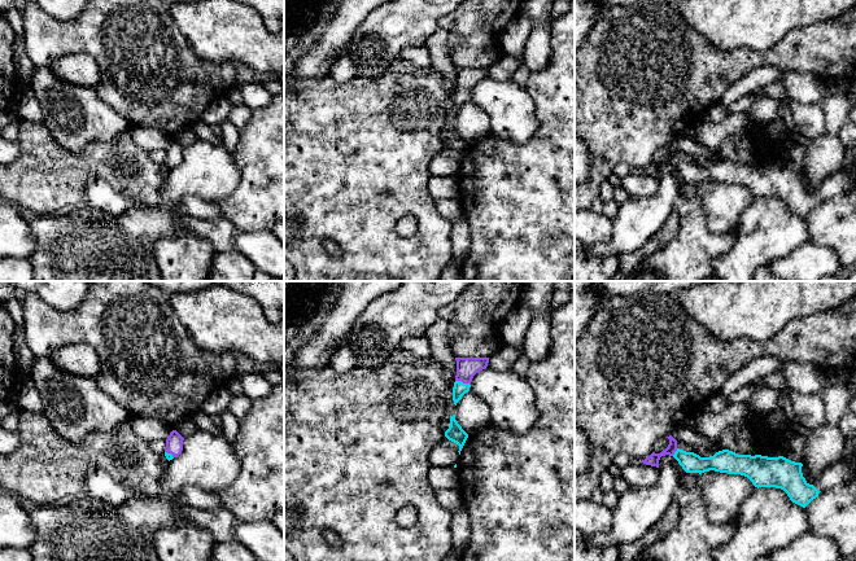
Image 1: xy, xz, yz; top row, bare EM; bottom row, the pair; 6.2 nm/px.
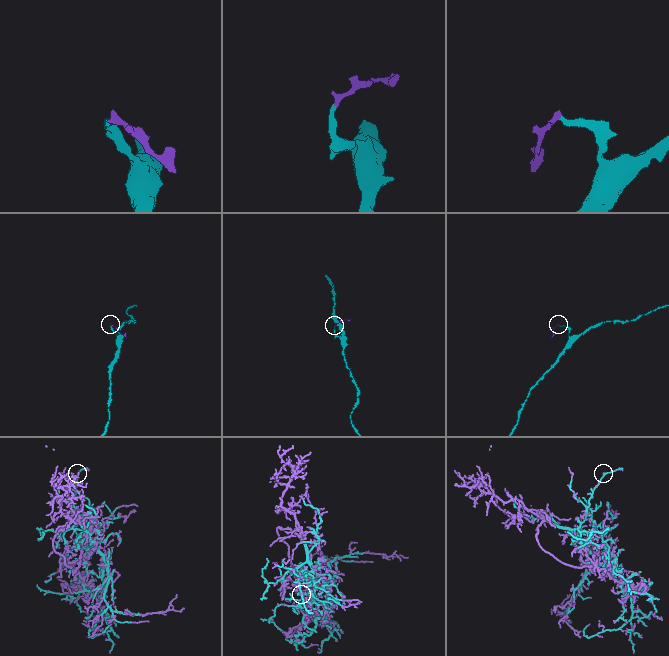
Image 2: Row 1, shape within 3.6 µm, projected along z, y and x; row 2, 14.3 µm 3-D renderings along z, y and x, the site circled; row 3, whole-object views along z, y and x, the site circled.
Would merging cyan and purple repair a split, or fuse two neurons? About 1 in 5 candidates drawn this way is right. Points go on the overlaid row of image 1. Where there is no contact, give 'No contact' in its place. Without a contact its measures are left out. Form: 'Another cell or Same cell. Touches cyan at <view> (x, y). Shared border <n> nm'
Same cell. Touches cyan at xz (463, 384). Shared border 100 nm

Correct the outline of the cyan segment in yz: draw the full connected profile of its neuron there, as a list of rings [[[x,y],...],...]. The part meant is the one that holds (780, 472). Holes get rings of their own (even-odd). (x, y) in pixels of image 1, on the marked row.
[[[669,435],[669,444],[660,453],[652,452],[641,463],[659,468],[661,456],[673,456],[686,473],[704,473],[709,470],[741,474],[747,477],[755,487],[776,487],[783,490],[790,500],[805,508],[818,496],[818,491],[809,485],[802,473],[802,463],[783,456],[768,457],[761,455],[738,455],[729,450],[716,452],[709,457],[700,457],[677,447],[677,441]]]

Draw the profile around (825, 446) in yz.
[[[787,360],[778,371],[785,377],[785,390],[818,395],[825,403],[826,425],[816,429],[803,451],[803,465],[807,469],[805,481],[816,483],[833,464],[843,460],[846,438],[838,428],[838,421],[848,411],[848,402],[856,399],[856,372],[851,384],[830,382],[827,374],[813,364]]]

